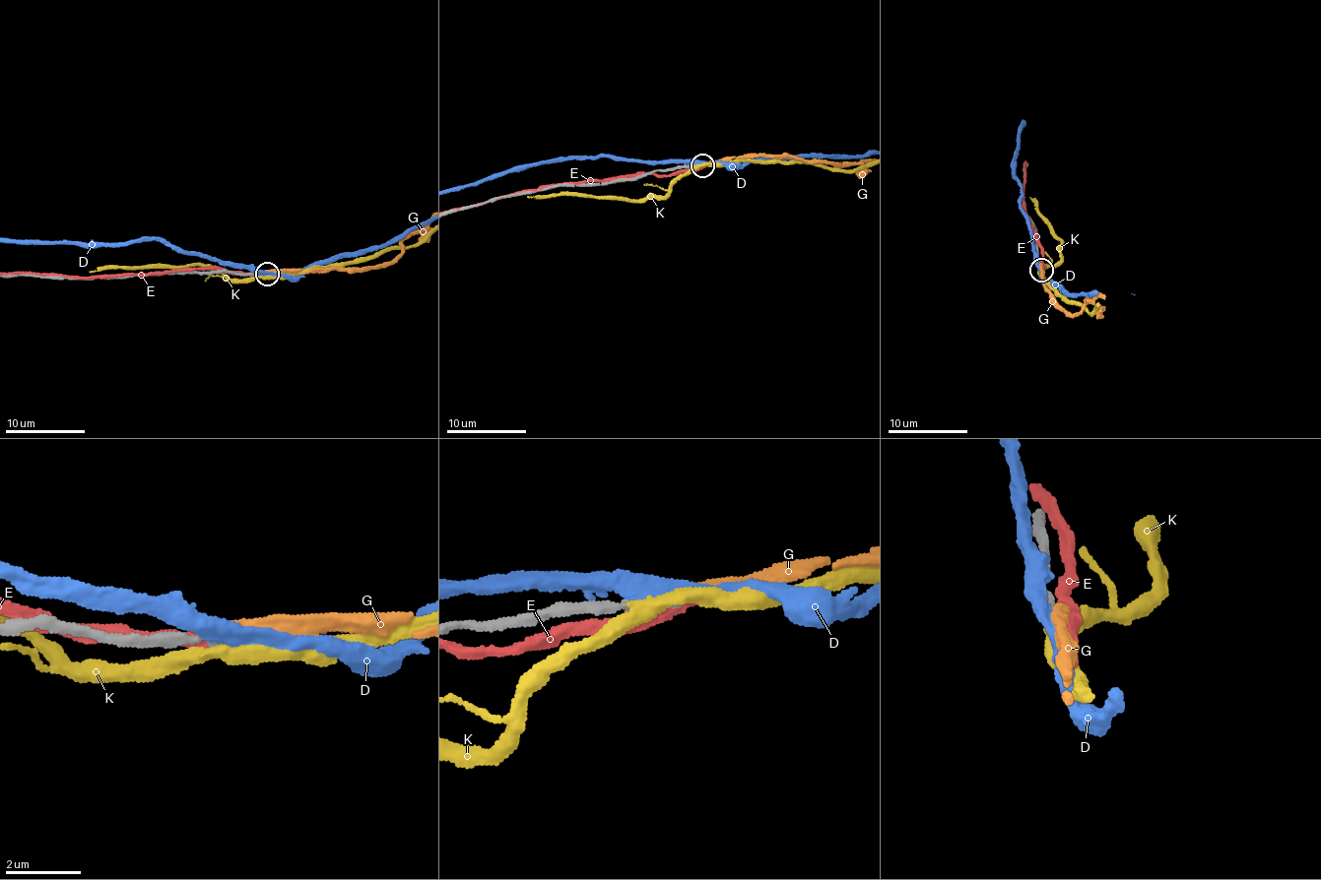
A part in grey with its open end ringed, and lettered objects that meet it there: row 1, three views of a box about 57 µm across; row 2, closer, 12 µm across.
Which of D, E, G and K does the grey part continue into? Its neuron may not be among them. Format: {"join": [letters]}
{"join": []}

